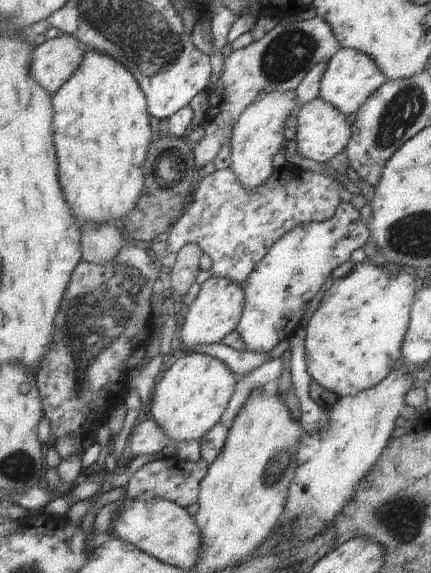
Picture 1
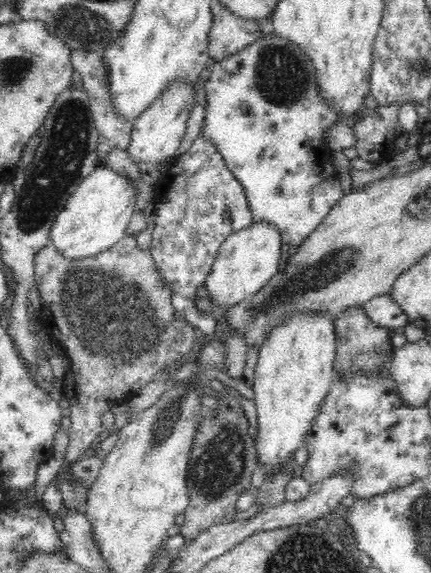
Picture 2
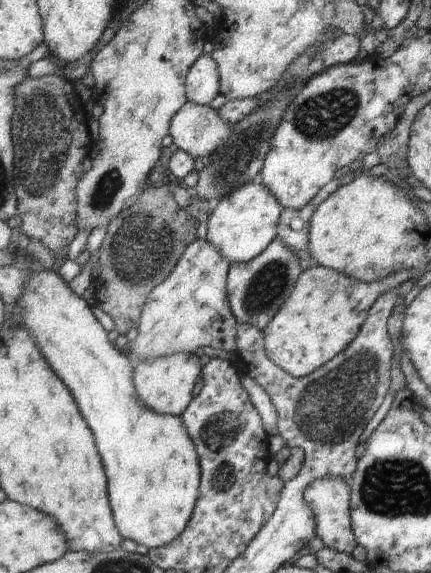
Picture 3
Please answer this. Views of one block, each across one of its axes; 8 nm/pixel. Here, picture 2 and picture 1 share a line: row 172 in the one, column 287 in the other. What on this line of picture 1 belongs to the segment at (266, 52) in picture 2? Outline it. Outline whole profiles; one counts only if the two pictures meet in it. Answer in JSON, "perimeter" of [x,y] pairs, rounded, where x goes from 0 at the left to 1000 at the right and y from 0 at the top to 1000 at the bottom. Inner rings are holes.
{"perimeter":[[[817,354],[789,358],[787,370],[770,384],[749,389],[703,391],[675,401],[647,419],[610,455],[601,457],[589,476],[582,478],[573,496],[573,534],[557,560],[552,579],[564,586],[564,595],[575,602],[575,613],[624,616],[659,593],[677,592],[698,574],[710,545],[724,534],[724,524],[747,510],[752,496],[766,482],[789,468],[798,457],[812,454],[817,440],[828,433],[847,433],[865,415],[858,394],[845,391],[840,372],[821,363]]]}

